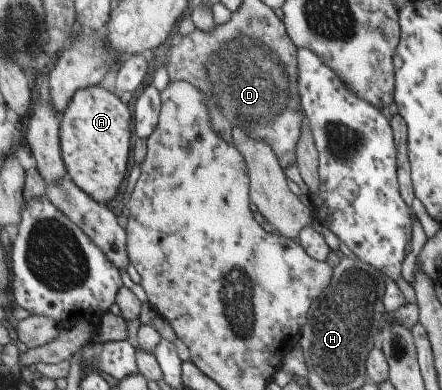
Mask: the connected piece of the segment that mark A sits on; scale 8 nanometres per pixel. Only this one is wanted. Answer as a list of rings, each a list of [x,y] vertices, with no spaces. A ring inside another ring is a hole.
[[[98,87],[77,89],[59,117],[60,156],[70,180],[91,199],[103,204],[117,195],[129,153],[131,113],[113,93]]]

